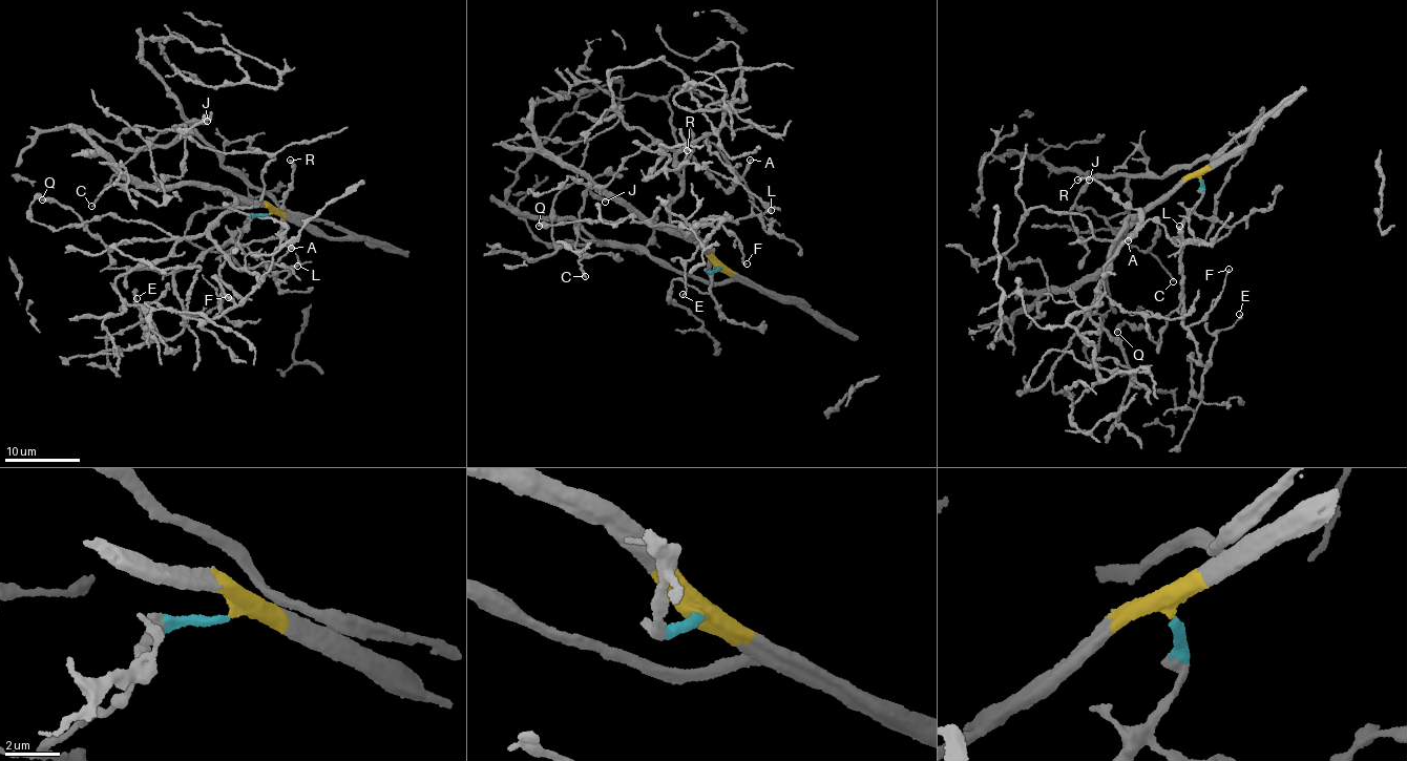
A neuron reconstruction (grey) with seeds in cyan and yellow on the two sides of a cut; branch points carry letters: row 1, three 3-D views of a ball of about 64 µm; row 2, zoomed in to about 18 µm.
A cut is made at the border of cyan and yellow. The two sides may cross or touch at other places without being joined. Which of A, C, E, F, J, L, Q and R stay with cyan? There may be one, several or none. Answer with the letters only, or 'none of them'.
A, E, F, L, Q, R

